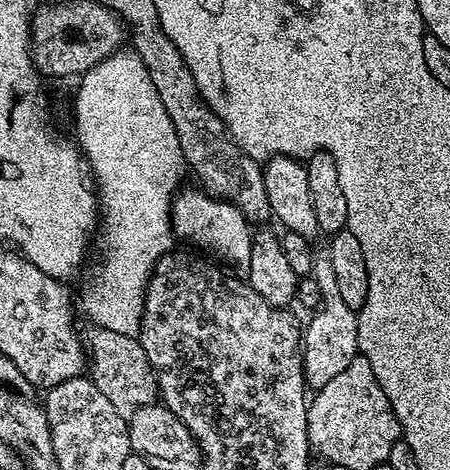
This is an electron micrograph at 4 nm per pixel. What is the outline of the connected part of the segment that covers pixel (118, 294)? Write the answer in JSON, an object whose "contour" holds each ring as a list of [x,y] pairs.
{"contour":[[[121,50],[116,55],[98,62],[89,72],[79,77],[76,88],[76,136],[83,157],[88,161],[94,191],[98,197],[98,232],[100,236],[100,264],[92,268],[92,277],[84,284],[84,308],[97,328],[115,330],[118,334],[136,336],[144,313],[144,295],[148,278],[156,263],[173,251],[172,202],[186,173],[182,146],[166,106],[156,99],[154,82],[146,74],[146,66],[134,54]]]}

